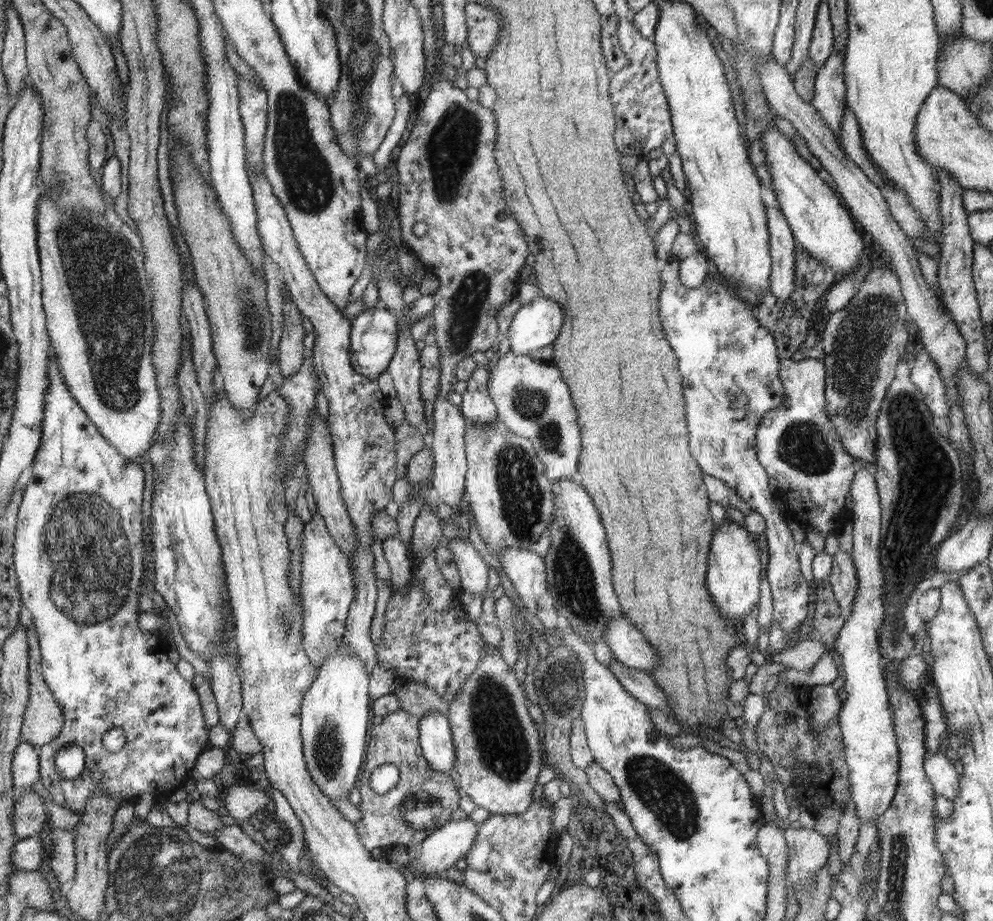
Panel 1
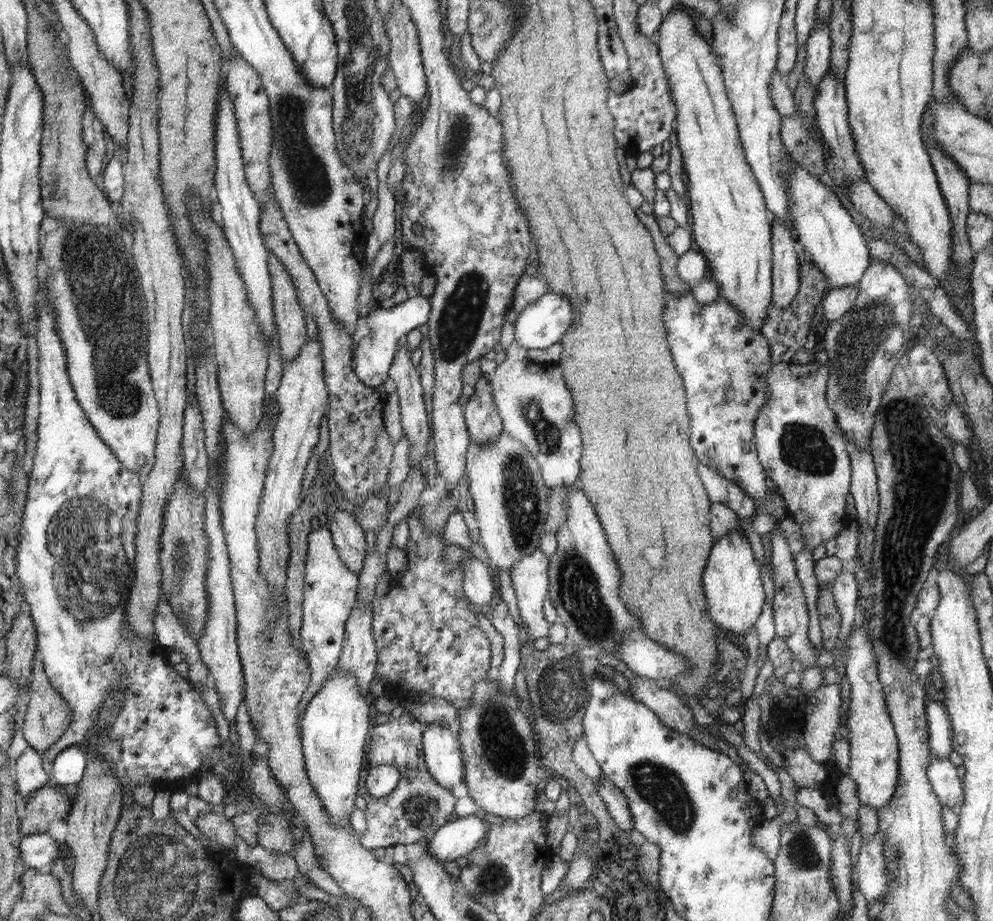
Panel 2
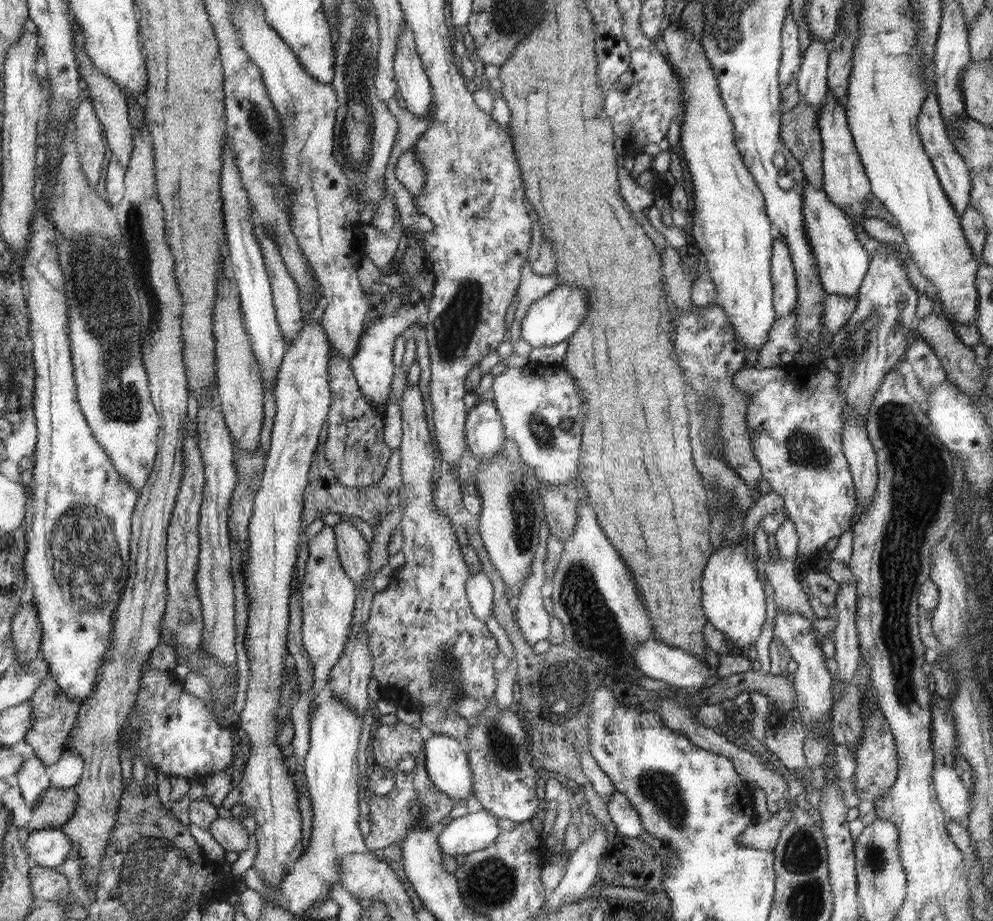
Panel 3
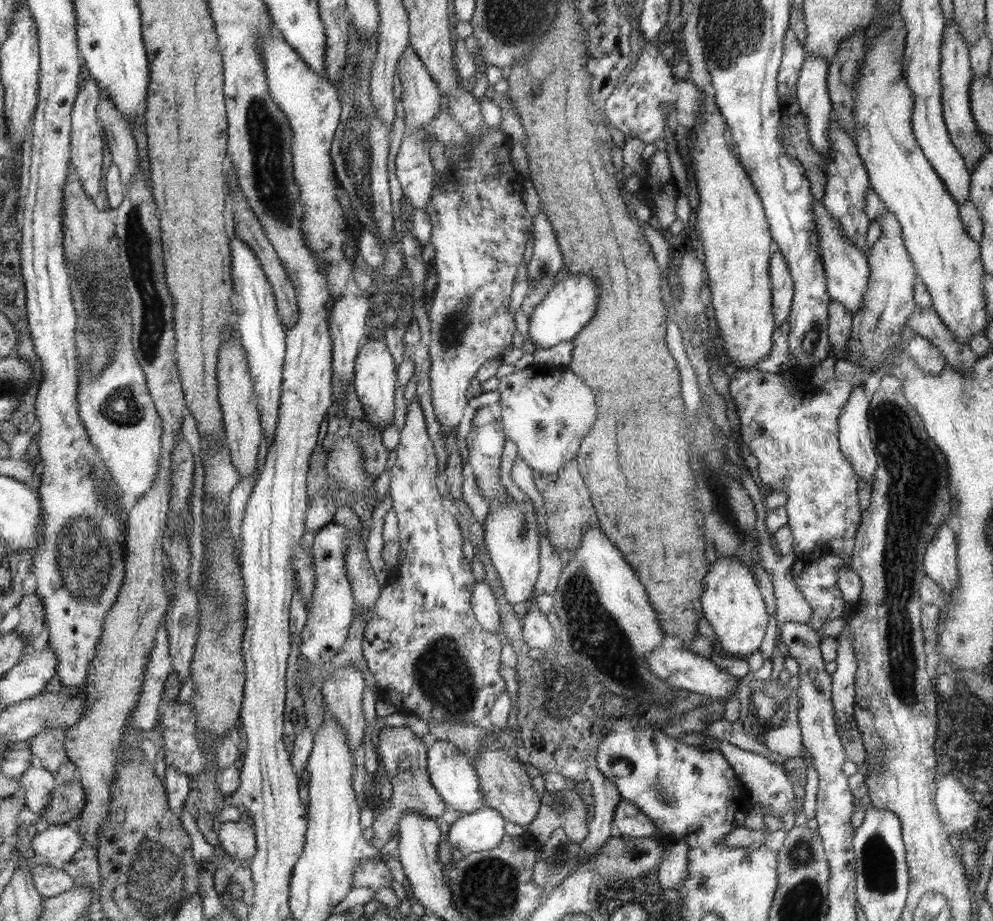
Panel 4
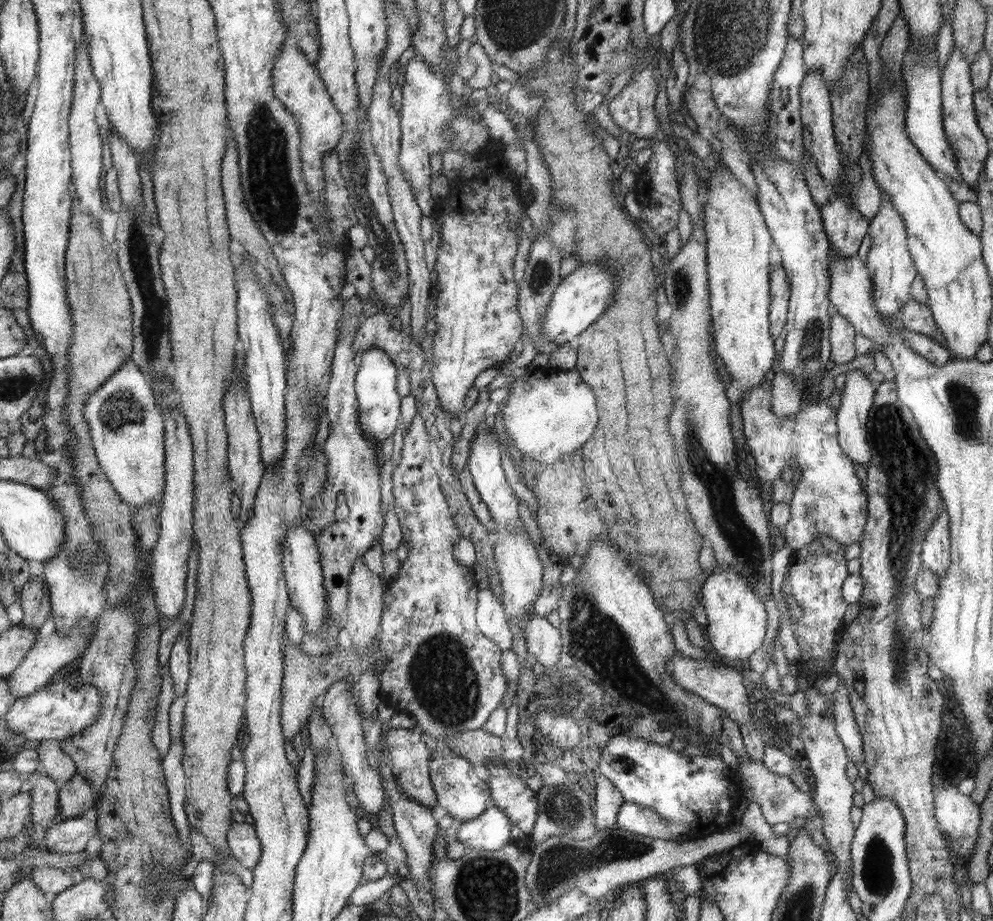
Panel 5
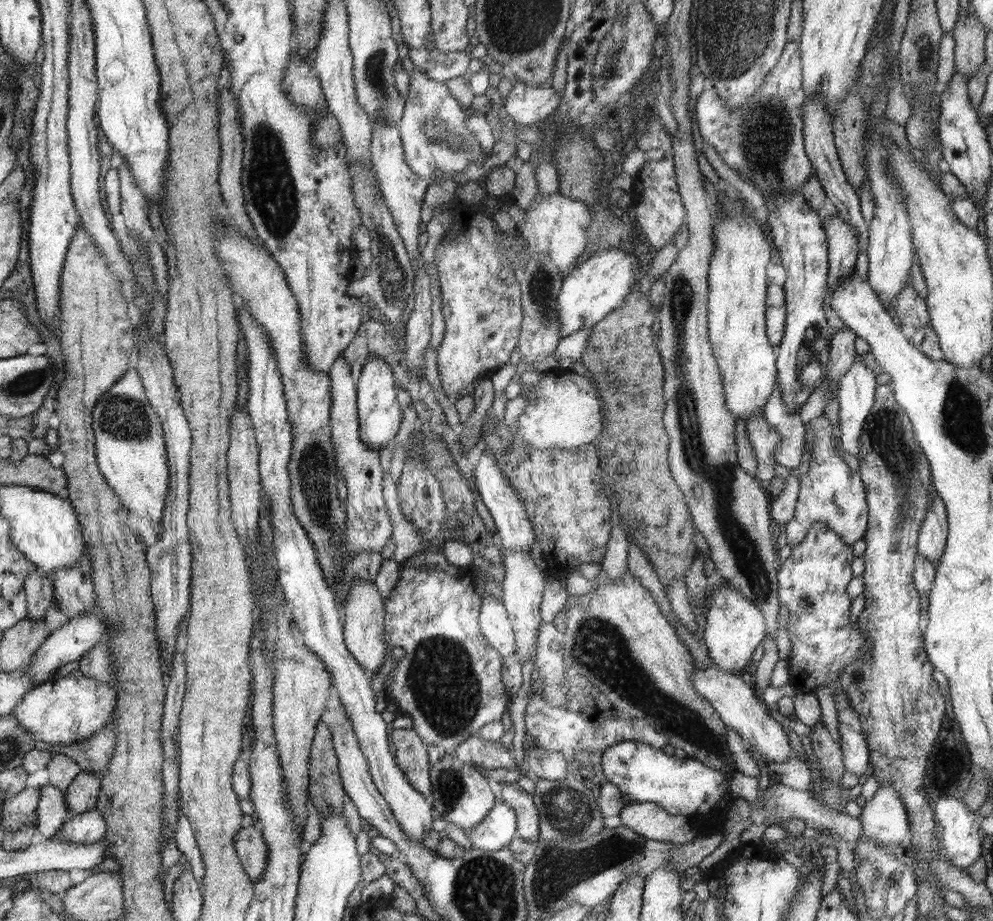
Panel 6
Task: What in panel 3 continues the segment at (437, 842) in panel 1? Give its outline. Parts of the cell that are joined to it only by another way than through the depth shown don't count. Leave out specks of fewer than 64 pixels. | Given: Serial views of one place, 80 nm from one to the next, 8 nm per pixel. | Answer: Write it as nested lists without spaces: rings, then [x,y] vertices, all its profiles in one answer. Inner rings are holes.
[[[474,807],[460,818],[447,820],[439,827],[438,845],[442,855],[468,856],[492,846],[500,836],[498,819],[492,812]]]

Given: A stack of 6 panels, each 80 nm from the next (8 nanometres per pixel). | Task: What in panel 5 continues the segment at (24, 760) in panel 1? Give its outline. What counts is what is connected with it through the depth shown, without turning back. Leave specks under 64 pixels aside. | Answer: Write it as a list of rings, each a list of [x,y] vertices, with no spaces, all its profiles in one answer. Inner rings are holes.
[[[36,771],[28,776],[27,780],[32,783],[29,792],[34,826],[37,827],[42,824],[47,829],[54,823],[58,823],[55,818],[59,811],[58,792],[60,792],[60,784],[48,776],[36,773]]]

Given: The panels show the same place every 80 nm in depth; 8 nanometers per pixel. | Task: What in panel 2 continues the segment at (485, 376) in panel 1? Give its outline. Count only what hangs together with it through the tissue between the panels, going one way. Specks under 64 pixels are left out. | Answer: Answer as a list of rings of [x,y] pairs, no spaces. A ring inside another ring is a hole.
[[[480,375],[473,386],[475,391],[465,404],[464,415],[474,443],[485,445],[497,441],[503,429],[503,420],[493,403],[490,386],[484,376]]]

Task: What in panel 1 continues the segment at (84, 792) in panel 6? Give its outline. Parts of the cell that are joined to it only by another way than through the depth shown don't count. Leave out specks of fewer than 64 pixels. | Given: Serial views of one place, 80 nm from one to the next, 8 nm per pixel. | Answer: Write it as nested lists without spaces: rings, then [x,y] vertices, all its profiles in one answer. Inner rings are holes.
[[[32,791],[25,793],[14,808],[14,828],[18,828],[18,839],[34,834],[44,834],[50,820],[40,795]]]

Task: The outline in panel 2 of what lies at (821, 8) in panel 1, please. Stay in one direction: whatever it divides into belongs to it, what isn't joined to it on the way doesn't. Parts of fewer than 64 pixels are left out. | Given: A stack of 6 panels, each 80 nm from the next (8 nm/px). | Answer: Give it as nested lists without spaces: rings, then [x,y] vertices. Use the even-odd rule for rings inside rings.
[[[818,22],[806,40],[806,62],[803,75],[817,91],[817,84],[831,68],[831,36],[827,24]]]

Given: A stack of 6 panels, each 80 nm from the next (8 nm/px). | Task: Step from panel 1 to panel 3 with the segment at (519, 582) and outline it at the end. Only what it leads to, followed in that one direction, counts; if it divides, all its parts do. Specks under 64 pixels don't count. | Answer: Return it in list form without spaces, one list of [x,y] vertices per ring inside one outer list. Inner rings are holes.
[[[543,518],[538,533],[538,546],[535,548],[529,573],[517,596],[515,620],[522,631],[526,642],[532,646],[537,642],[547,640],[550,634],[550,614],[544,609],[545,588],[545,558],[547,555],[547,539],[551,535],[548,523]]]

